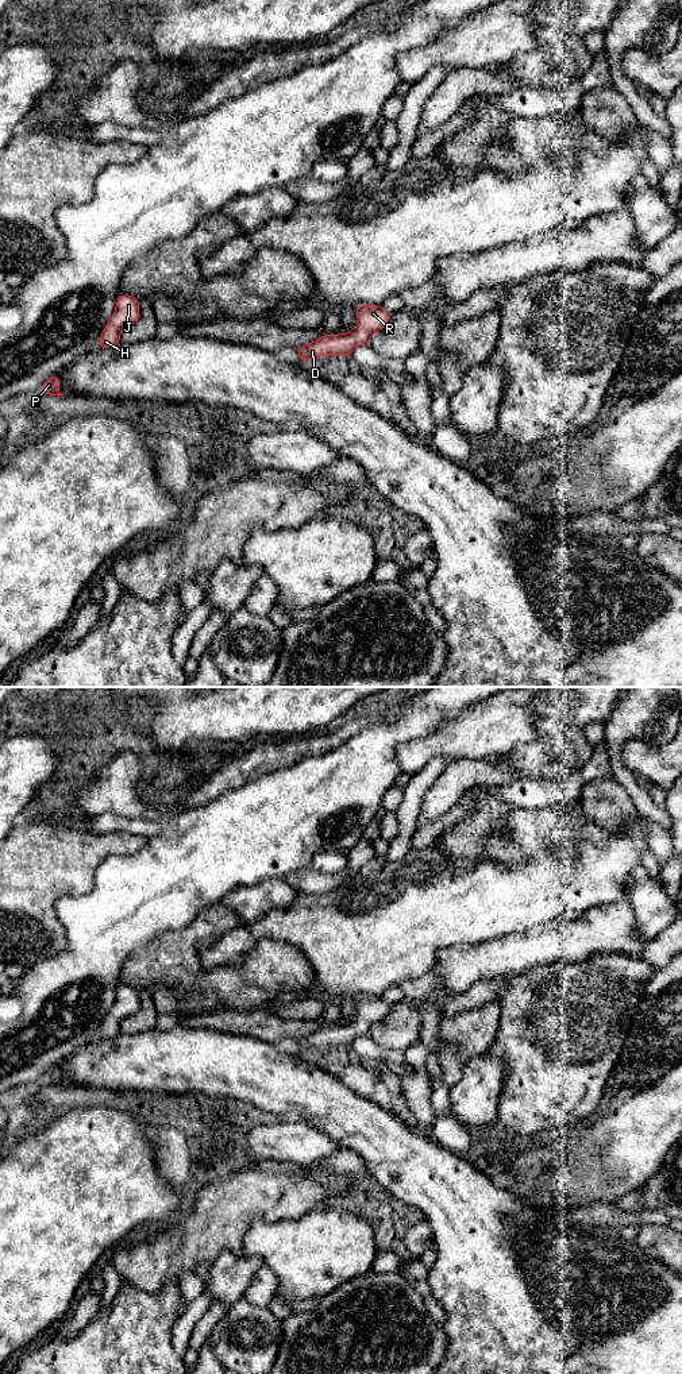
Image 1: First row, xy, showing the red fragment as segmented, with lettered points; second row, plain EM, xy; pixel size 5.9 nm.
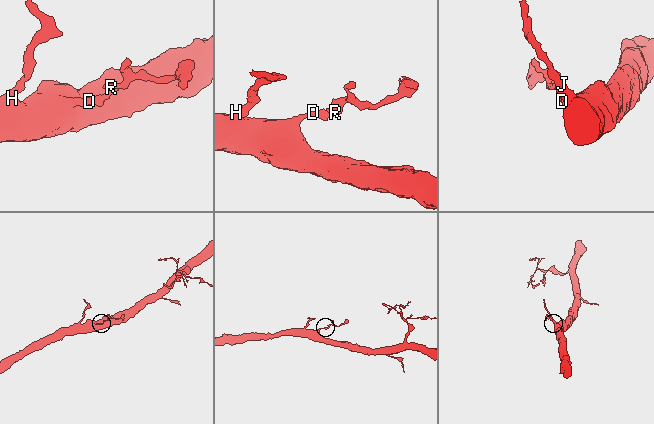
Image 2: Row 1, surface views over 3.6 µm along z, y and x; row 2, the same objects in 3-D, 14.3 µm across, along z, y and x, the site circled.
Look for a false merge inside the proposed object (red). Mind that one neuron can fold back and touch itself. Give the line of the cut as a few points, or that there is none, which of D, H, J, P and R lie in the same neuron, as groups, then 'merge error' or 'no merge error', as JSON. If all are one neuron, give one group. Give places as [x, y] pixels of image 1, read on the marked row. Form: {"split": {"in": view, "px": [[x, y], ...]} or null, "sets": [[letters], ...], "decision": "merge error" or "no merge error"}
{"split": null, "sets": [["D", "H", "J", "P", "R"]], "decision": "no merge error"}

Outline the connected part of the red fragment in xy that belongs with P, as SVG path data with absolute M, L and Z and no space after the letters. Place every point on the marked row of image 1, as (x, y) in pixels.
M58 374L49 378L45 385L39 389L39 391L49 394L49 395L63 395L58 391L59 389L59 378Z

